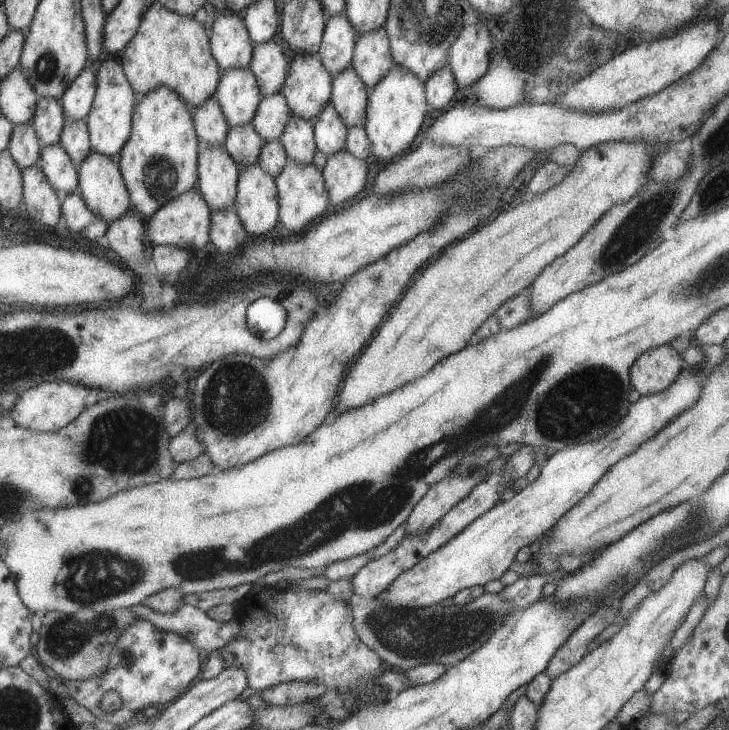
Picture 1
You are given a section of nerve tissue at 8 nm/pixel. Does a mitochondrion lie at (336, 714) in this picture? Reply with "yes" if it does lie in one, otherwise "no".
yes

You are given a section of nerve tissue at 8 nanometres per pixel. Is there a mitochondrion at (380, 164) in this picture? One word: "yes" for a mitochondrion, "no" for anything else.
no

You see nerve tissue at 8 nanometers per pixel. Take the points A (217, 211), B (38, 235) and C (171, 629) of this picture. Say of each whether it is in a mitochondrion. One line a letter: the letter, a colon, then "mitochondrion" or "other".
A: other
B: other
C: other

